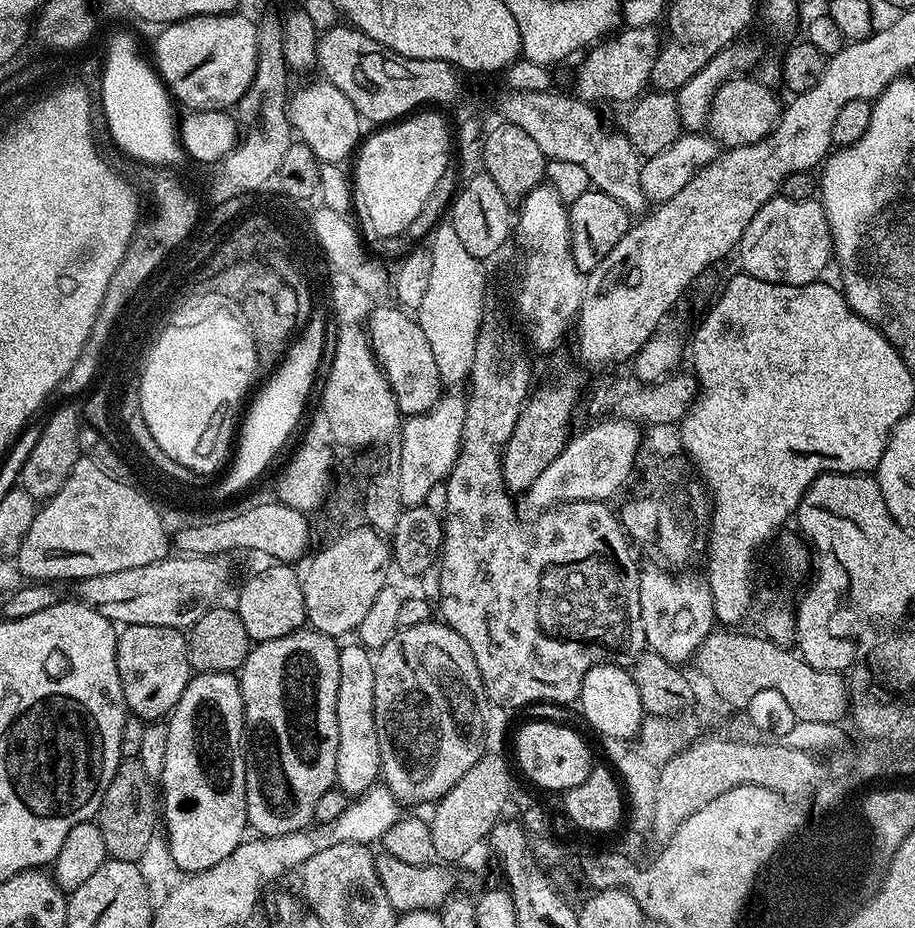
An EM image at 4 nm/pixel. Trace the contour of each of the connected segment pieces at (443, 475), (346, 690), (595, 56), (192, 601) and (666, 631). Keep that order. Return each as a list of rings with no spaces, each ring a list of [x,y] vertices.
[[[452,392],[449,396],[448,393],[441,395],[439,402],[428,412],[407,417],[403,421],[398,441],[400,460],[398,483],[401,490],[401,502],[404,506],[425,503],[429,499],[427,496],[436,487],[437,491],[447,481],[460,453],[467,410],[465,397]]]
[[[359,642],[343,645],[338,658],[338,762],[336,784],[349,798],[361,796],[381,779],[378,726],[374,726],[374,660]]]
[[[655,27],[649,28],[629,28],[617,31],[615,34],[601,39],[595,46],[589,47],[583,53],[584,61],[580,64],[580,69],[576,72],[576,88],[575,95],[580,99],[589,102],[597,102],[596,100],[613,100],[614,103],[620,104],[623,100],[628,102],[635,101],[637,97],[645,91],[646,85],[652,78],[652,67],[660,53],[660,45],[662,43],[661,33],[656,33]]]
[[[169,554],[158,562],[150,562],[150,566],[134,566],[130,570],[118,570],[114,574],[98,574],[94,578],[86,578],[75,585],[79,603],[96,608],[102,618],[112,621],[113,625],[137,624],[138,626],[170,626],[187,630],[192,627],[202,614],[217,603],[216,600],[224,592],[228,579],[232,576],[232,564],[227,555],[223,556],[185,556]]]
[[[645,567],[640,573],[638,606],[642,614],[644,642],[666,662],[680,666],[684,664],[683,660],[693,659],[703,640],[714,631],[717,623],[714,598],[703,575],[691,576],[684,572],[681,576],[671,576],[667,567],[659,567]]]

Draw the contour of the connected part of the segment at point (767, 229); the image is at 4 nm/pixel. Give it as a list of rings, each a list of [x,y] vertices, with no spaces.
[[[777,194],[754,218],[750,218],[750,226],[742,234],[738,245],[740,264],[747,275],[762,278],[762,282],[802,286],[814,284],[833,259],[832,235],[826,222],[824,207],[819,199],[804,201],[788,200]]]

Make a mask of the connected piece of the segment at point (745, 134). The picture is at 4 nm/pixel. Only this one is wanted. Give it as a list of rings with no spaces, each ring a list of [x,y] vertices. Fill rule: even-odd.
[[[741,74],[726,81],[714,94],[714,102],[708,111],[707,131],[717,145],[725,149],[738,146],[750,146],[772,132],[772,128],[780,120],[782,100],[772,93],[773,89],[759,79],[747,80],[747,75]]]

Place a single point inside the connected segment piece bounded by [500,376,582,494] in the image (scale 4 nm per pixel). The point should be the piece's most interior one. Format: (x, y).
(541, 432)

